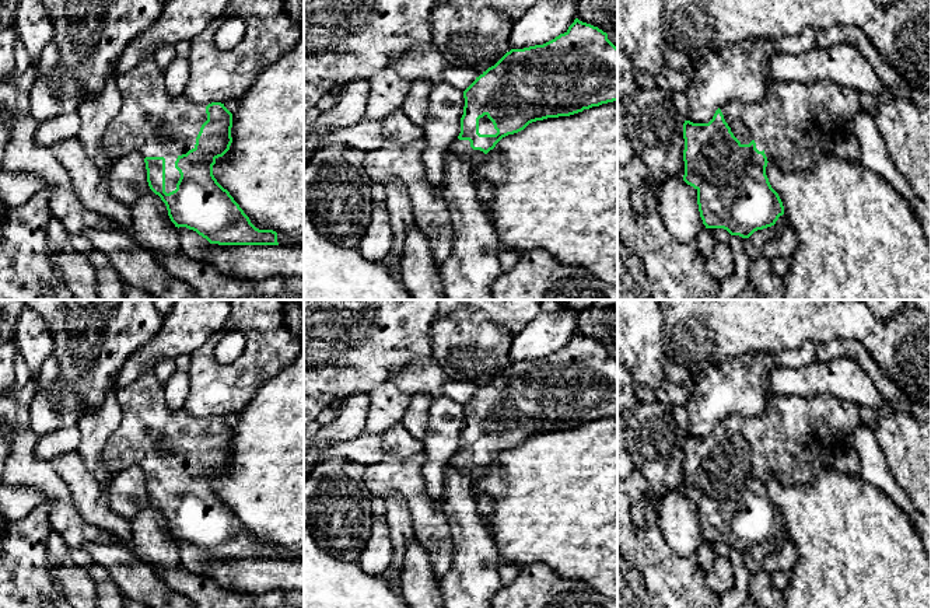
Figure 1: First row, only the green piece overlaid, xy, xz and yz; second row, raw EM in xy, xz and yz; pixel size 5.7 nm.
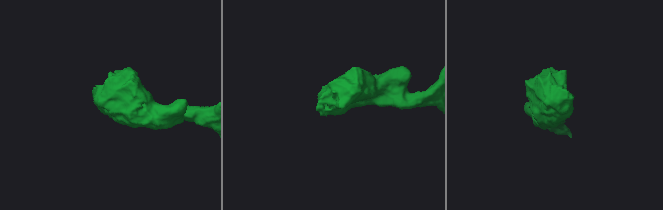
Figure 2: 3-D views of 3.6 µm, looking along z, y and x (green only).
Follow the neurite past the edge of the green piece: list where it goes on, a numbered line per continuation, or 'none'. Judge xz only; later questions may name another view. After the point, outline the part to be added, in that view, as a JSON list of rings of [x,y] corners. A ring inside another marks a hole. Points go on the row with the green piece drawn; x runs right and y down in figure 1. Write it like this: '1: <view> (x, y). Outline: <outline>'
1: xz (486, 126). Outline: [[[487,115],[479,119],[479,133],[480,134],[496,134],[497,133],[493,122],[487,118]]]

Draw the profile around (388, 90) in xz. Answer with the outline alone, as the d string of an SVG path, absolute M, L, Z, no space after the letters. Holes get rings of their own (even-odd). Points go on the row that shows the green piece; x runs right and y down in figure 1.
M391 66L367 78L370 92L364 119L382 120L402 108L410 90L410 81L400 77Z

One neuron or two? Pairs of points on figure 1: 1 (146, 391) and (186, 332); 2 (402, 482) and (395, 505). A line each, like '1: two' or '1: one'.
1: two
2: two

